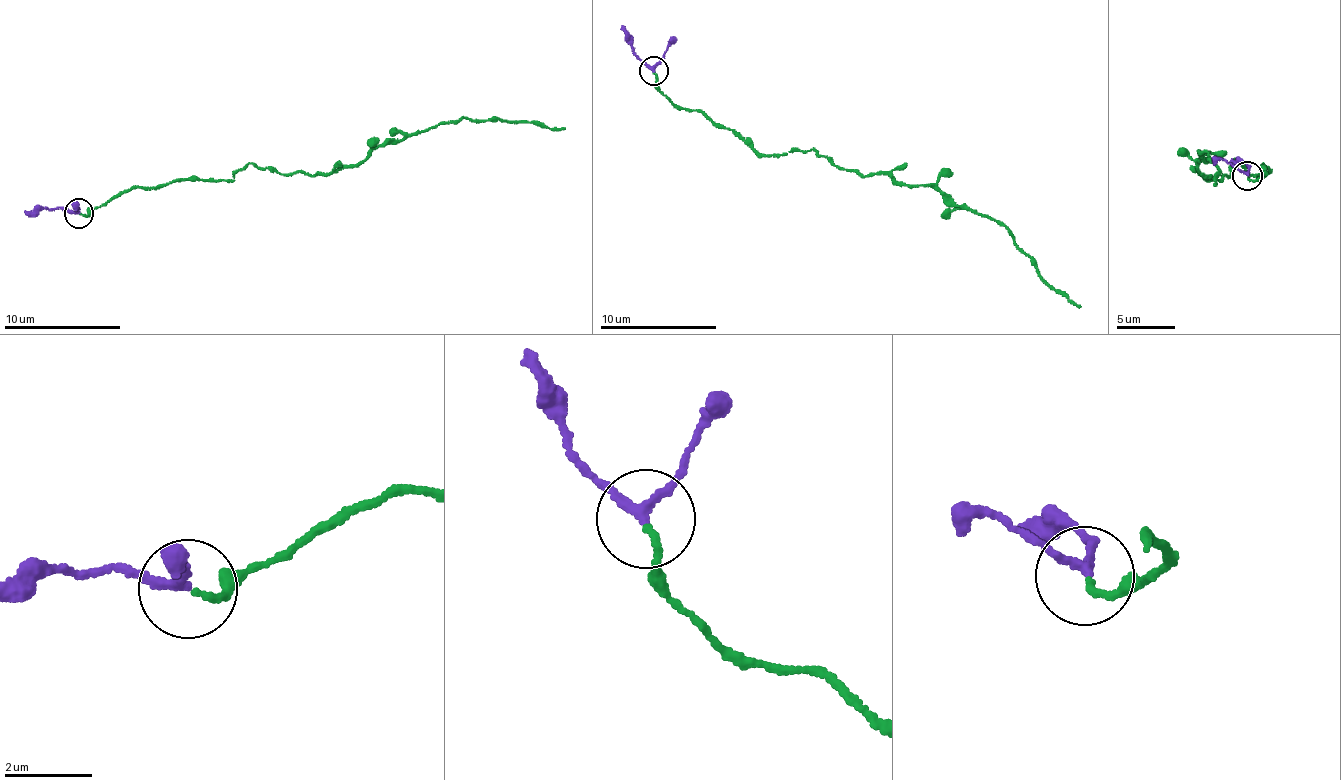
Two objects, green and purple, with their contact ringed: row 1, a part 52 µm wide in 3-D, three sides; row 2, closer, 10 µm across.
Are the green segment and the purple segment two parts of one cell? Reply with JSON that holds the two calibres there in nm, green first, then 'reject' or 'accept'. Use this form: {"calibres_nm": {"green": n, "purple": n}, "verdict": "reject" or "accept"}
{"calibres_nm": {"green": 140, "purple": 180}, "verdict": "accept"}

